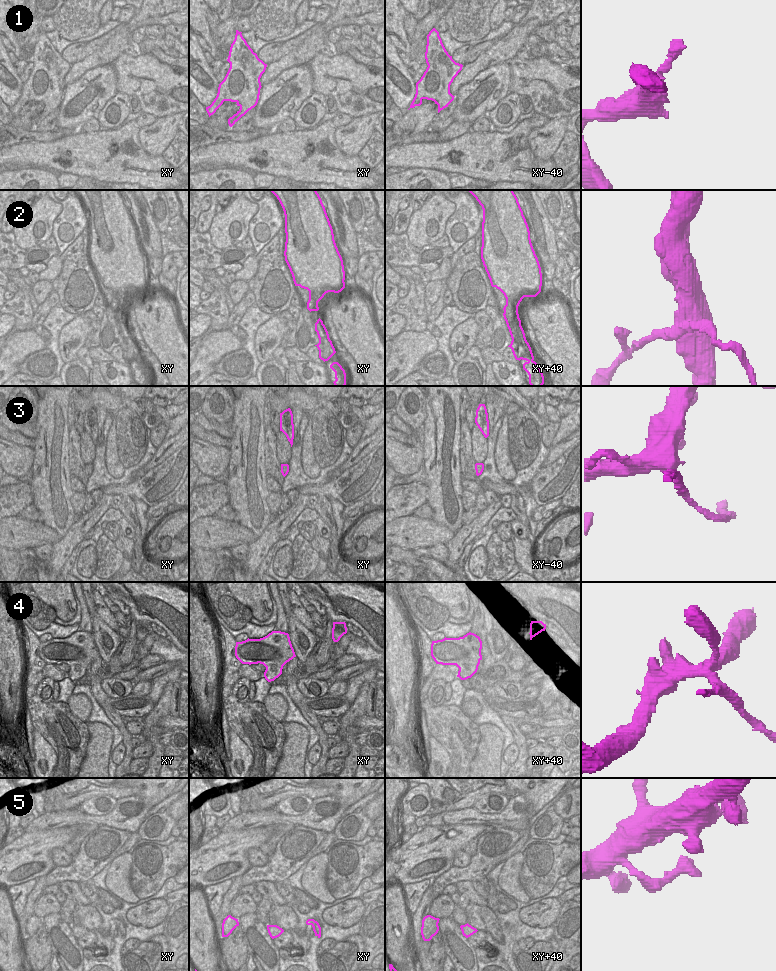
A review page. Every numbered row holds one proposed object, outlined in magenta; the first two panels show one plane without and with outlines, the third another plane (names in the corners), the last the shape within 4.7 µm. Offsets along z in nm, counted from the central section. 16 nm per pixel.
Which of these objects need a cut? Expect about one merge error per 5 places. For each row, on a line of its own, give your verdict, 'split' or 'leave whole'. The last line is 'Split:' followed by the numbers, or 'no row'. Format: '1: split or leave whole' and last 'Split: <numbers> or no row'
1: leave whole
2: split
3: split
4: split
5: leave whole
Split: 2, 3, 4

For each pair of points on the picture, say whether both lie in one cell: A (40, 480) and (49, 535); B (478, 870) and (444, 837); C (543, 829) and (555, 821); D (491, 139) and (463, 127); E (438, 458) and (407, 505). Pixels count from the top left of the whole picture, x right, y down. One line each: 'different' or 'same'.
A: different
B: different
C: same
D: different
E: different

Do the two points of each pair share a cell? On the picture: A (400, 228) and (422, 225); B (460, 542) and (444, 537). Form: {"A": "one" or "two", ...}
{"A": "two", "B": "two"}

